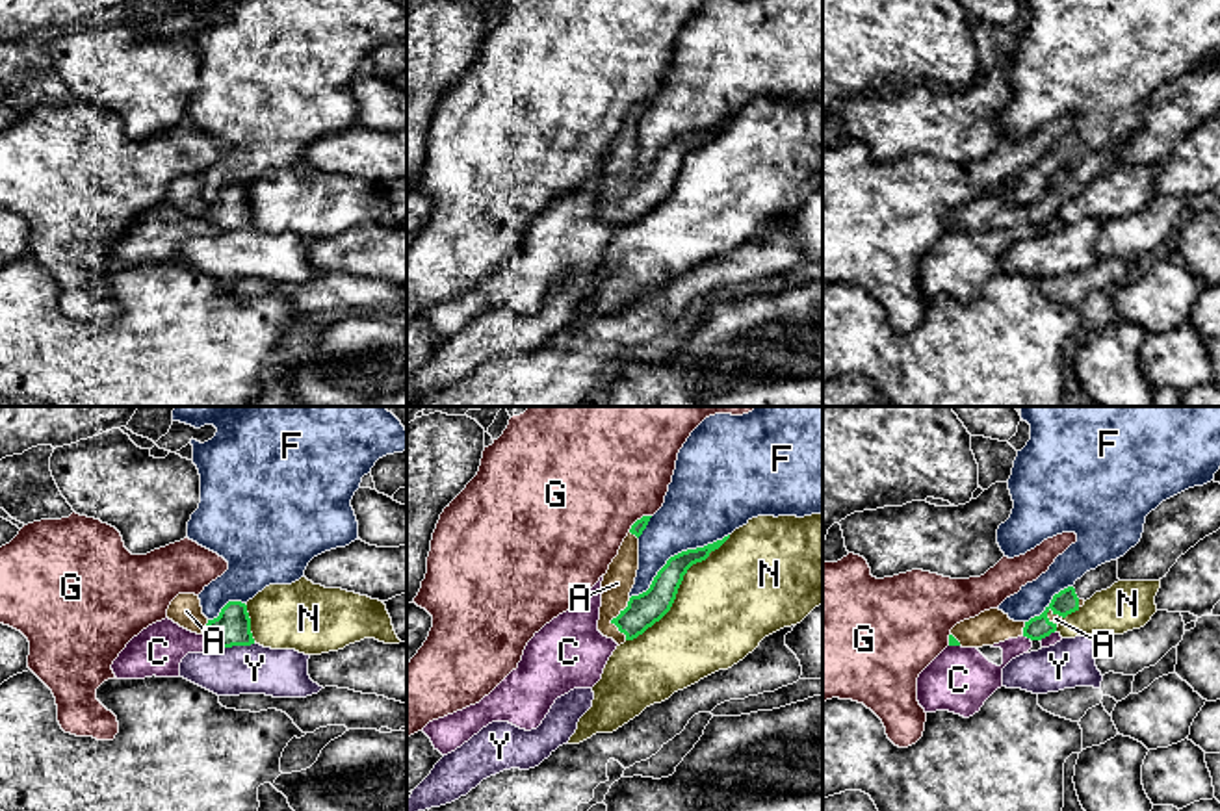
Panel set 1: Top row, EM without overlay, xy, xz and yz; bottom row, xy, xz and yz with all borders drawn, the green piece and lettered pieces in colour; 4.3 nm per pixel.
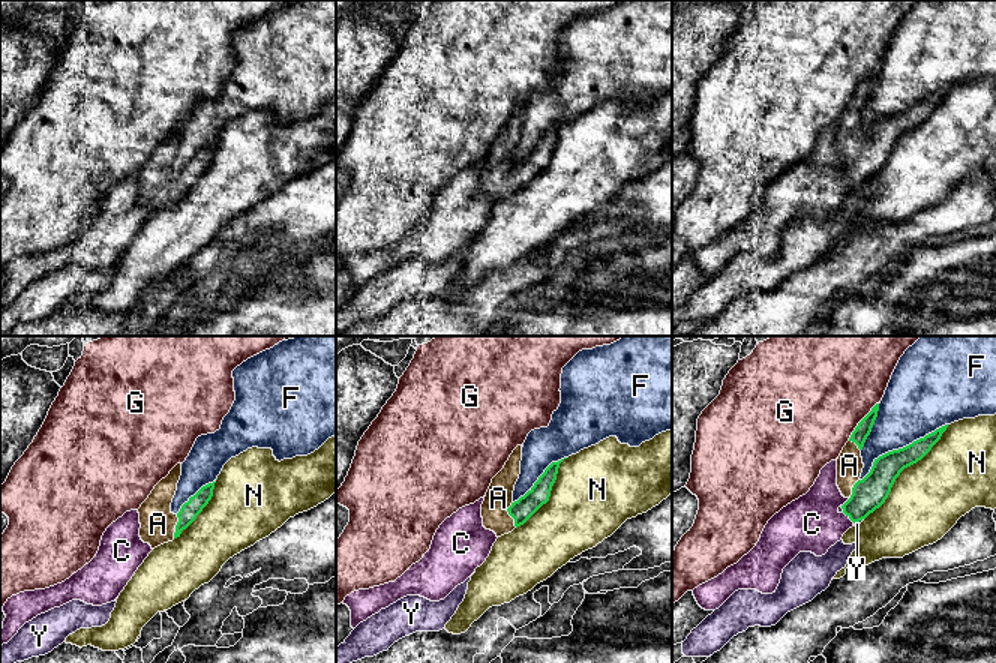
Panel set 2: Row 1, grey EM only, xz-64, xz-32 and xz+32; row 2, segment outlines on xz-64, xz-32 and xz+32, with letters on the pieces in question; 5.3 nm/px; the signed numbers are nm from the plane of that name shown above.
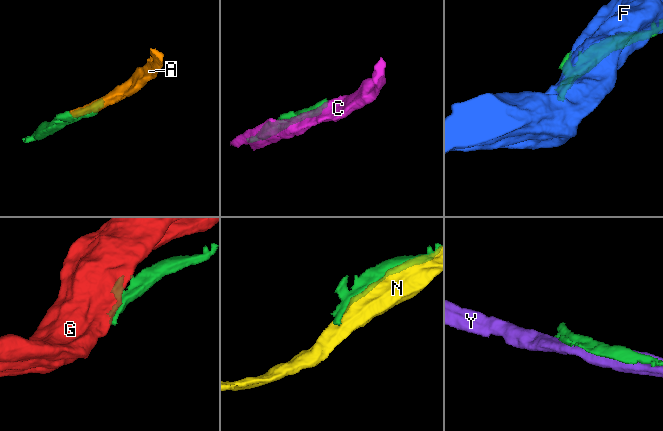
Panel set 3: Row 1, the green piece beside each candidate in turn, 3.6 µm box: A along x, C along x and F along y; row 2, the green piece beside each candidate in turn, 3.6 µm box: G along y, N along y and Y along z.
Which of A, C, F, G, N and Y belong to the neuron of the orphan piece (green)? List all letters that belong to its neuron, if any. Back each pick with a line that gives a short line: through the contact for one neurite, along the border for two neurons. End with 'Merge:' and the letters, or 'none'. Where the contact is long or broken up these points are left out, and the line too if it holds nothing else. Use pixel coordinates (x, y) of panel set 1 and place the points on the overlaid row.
Merge: A

